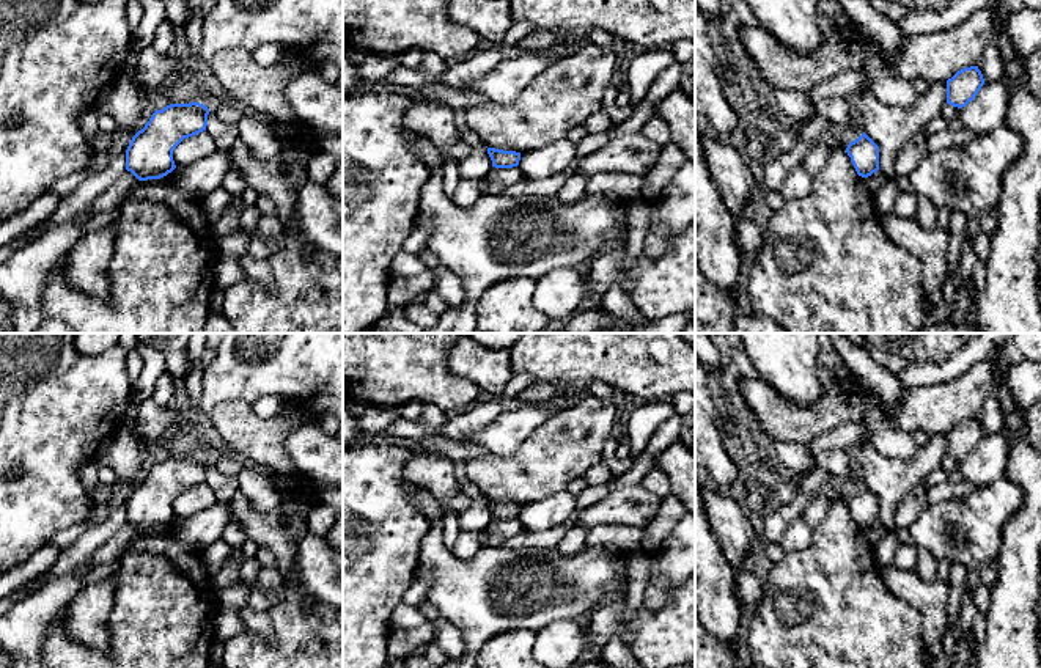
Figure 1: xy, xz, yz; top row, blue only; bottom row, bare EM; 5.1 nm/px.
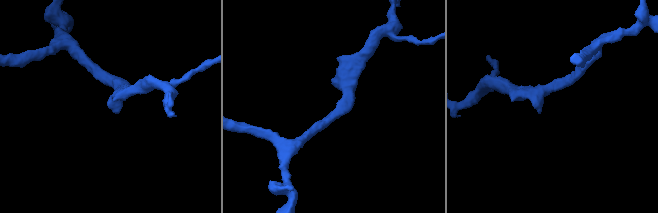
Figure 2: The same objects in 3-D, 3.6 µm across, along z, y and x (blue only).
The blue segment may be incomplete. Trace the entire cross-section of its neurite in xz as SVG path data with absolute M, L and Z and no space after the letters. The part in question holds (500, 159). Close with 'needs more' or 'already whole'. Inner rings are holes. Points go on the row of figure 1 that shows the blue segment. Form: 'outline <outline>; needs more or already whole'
outline M487 148L487 154L495 168L513 168L519 165L520 152Z; already whole

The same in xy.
outline M200 102L170 104L156 110L126 149L126 170L138 181L160 179L171 173L175 148L208 126L209 108Z; already whole

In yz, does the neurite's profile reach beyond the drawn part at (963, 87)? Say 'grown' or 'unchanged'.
unchanged

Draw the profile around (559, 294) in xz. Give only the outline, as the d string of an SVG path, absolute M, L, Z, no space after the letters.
M563 266L536 280L533 306L549 319L574 316L590 294L585 269Z

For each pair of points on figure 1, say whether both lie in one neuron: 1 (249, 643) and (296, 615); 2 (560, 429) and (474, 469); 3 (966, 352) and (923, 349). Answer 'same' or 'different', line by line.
1: same
2: same
3: different

